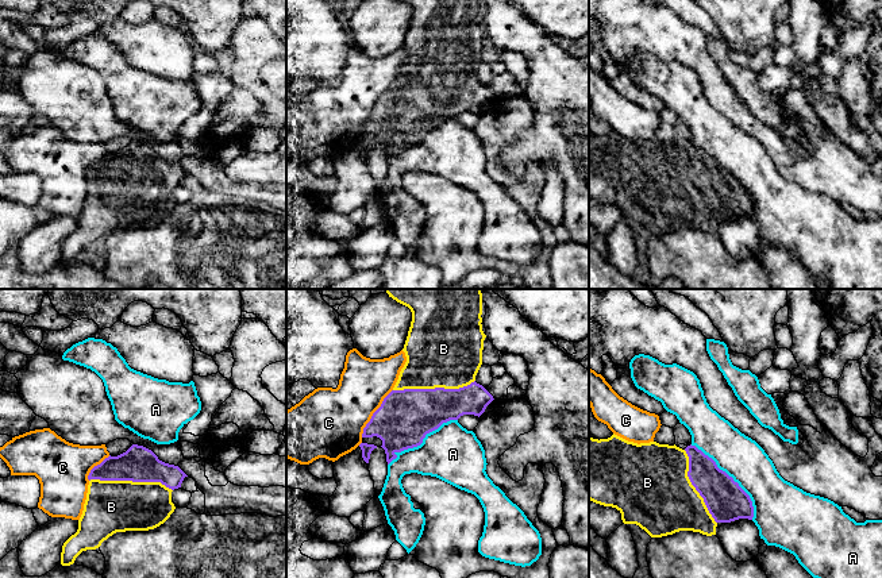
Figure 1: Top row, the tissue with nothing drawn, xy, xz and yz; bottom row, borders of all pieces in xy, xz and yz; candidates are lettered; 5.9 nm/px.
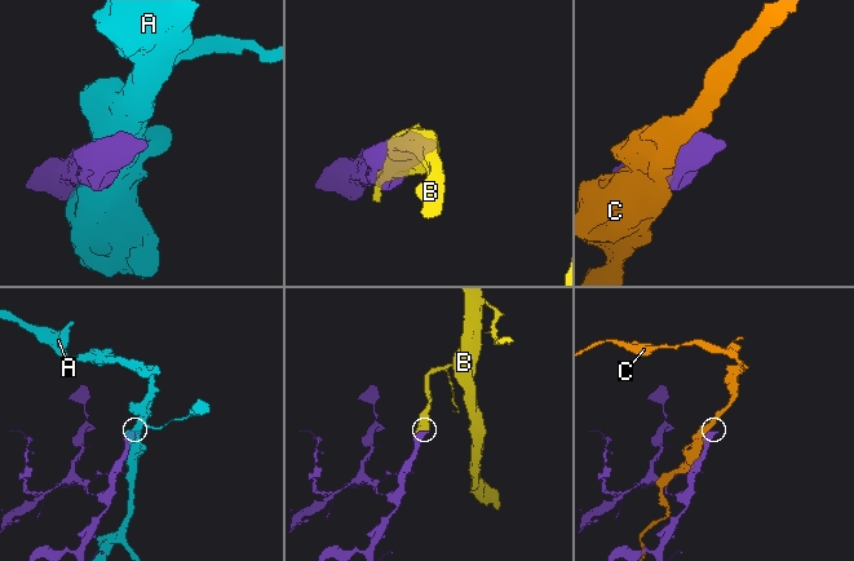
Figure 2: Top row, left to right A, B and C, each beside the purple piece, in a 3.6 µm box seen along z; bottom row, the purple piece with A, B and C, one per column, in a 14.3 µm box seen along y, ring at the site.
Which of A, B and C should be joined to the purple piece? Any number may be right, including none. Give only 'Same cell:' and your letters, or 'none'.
Same cell: B

